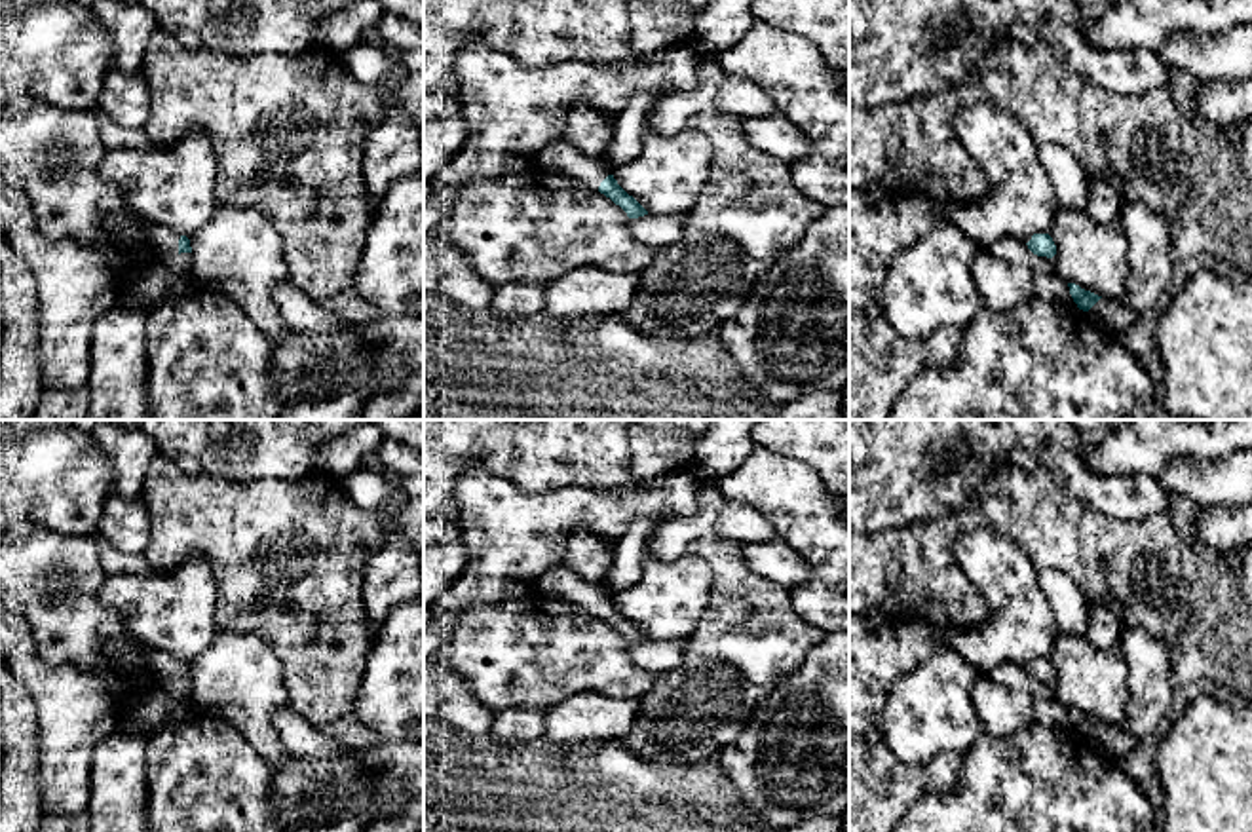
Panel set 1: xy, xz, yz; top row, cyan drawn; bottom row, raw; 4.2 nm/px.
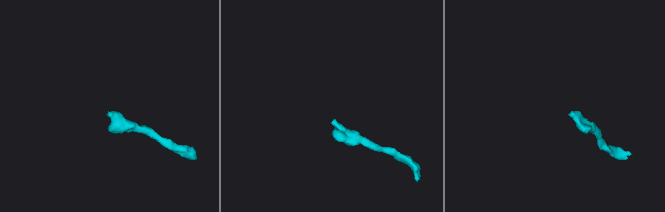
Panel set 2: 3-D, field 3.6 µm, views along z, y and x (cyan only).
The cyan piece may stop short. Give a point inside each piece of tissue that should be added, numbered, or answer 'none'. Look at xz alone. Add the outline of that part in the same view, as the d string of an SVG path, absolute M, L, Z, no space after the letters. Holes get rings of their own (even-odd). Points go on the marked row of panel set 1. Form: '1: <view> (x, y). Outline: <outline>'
1: xz (559, 156). Outline: M562 139L541 148L532 161L549 173L579 179L595 190L608 177L608 171L597 160L581 154Z

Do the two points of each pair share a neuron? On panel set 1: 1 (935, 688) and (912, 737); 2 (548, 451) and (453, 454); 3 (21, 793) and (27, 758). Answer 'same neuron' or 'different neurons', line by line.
1: same neuron
2: same neuron
3: same neuron

